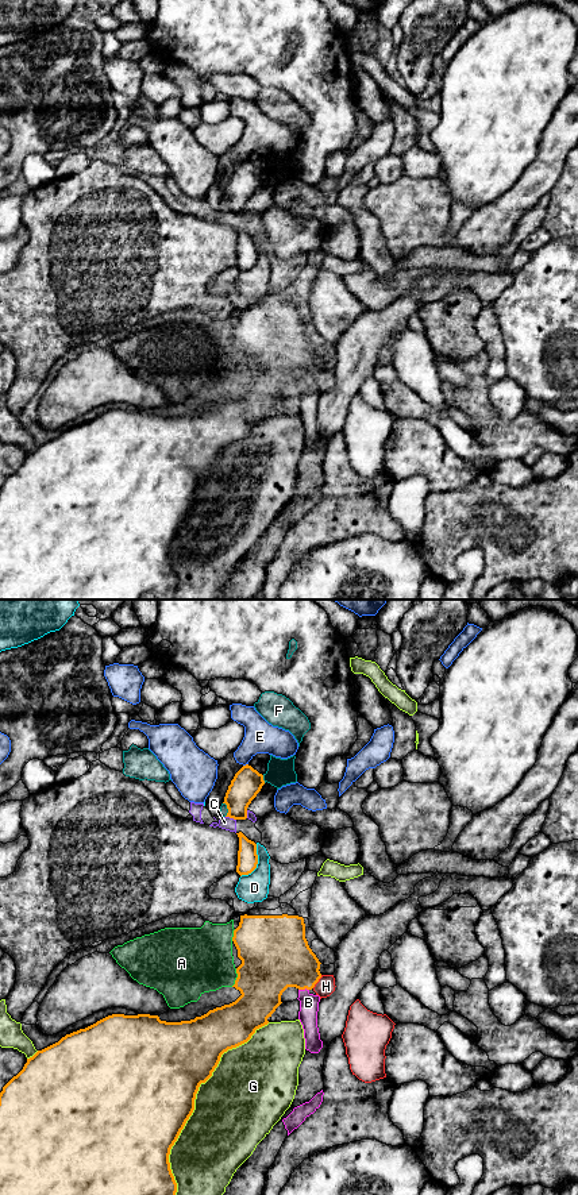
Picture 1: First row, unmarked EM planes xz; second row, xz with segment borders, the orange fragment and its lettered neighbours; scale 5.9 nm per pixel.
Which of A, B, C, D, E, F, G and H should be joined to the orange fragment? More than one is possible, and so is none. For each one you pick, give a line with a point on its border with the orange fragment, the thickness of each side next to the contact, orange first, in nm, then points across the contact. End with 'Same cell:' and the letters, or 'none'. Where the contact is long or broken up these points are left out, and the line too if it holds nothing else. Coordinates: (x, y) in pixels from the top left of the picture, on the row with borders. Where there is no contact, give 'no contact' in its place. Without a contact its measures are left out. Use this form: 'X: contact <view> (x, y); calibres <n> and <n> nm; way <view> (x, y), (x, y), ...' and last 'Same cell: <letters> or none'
H: contact xz (318, 980); calibres 340 and 110 nm; way xz (282, 958), (318, 980), (326, 986)
Same cell: H

